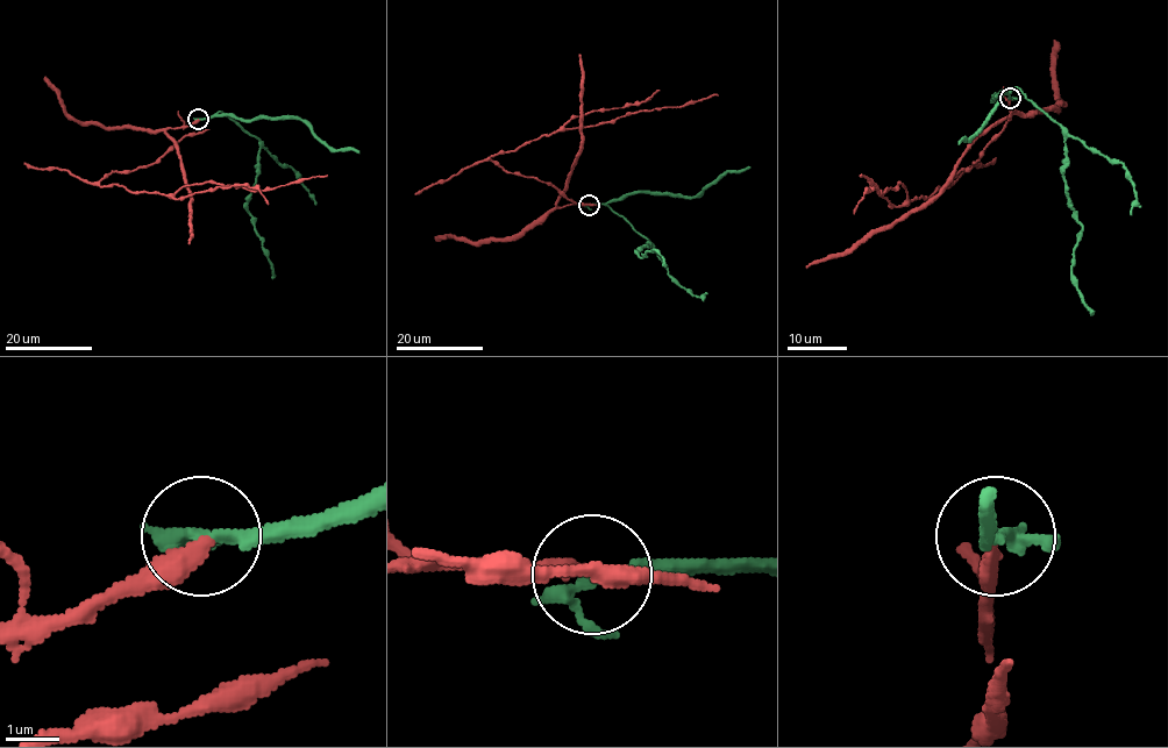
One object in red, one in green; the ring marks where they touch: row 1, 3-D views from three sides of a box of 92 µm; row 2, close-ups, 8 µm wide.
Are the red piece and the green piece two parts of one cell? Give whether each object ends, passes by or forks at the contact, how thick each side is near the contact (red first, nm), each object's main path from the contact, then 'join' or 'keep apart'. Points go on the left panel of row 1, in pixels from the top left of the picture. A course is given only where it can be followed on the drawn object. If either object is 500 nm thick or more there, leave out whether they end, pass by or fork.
red ends | green passes by | 320/240 nm | red via (199, 119), (166, 129), (173, 147), (151, 164), (99, 184), (173, 196), (205, 182), (270, 190), (327, 175) | green via (199, 119), (221, 112), (260, 141), (257, 177), (248, 212), (272, 270), (271, 278) | join

